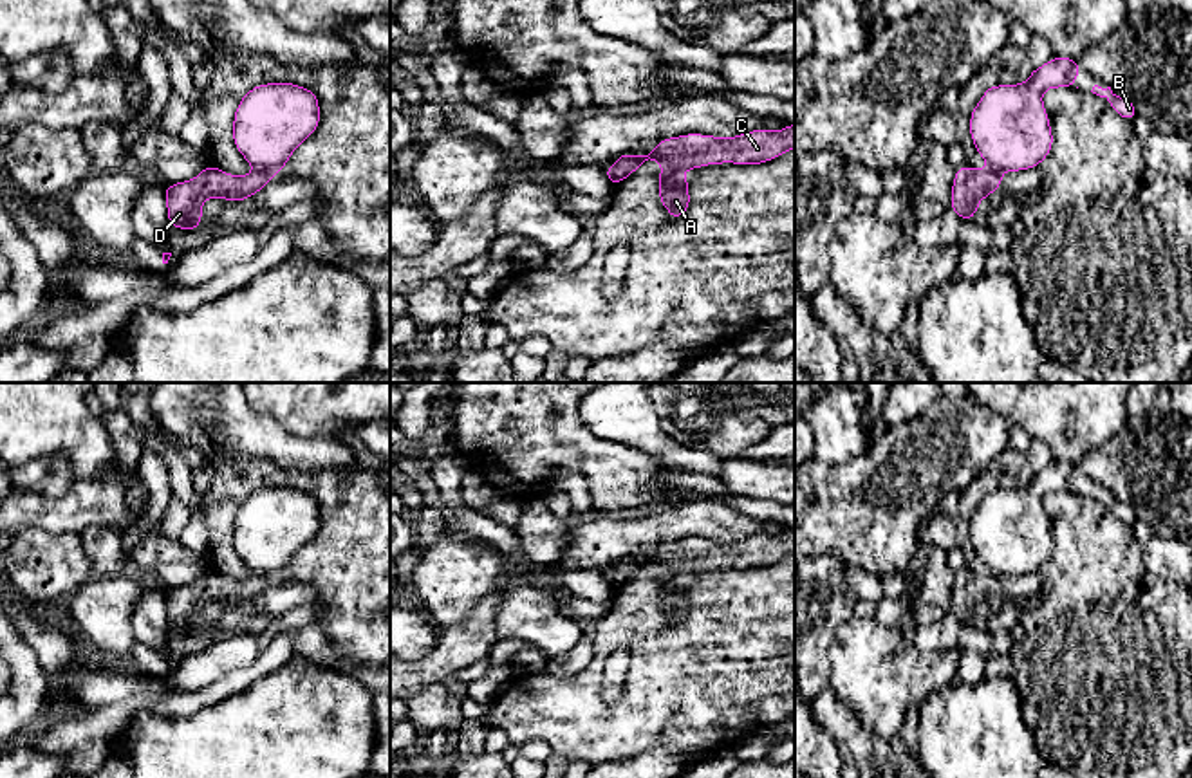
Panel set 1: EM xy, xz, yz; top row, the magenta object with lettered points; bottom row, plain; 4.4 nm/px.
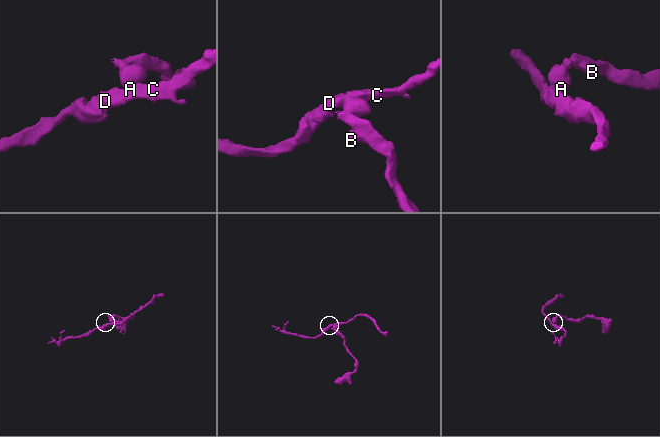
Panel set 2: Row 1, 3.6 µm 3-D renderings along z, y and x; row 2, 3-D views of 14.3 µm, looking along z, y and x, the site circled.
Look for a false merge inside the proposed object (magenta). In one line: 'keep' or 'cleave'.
cleave

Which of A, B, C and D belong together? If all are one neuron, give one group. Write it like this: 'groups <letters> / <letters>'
groups A B / C D

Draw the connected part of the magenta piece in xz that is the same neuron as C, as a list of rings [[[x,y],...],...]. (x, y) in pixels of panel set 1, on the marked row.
[[[791,123],[780,132],[757,128],[735,137],[684,134],[657,141],[650,153],[621,153],[603,175],[616,186],[647,161],[661,161],[659,179],[668,179],[681,175],[683,170],[708,164],[764,164],[787,150],[795,150],[795,125]]]

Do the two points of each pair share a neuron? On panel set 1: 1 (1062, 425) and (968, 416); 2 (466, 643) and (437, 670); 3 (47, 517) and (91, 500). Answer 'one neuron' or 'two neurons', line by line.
1: two neurons
2: one neuron
3: one neuron

